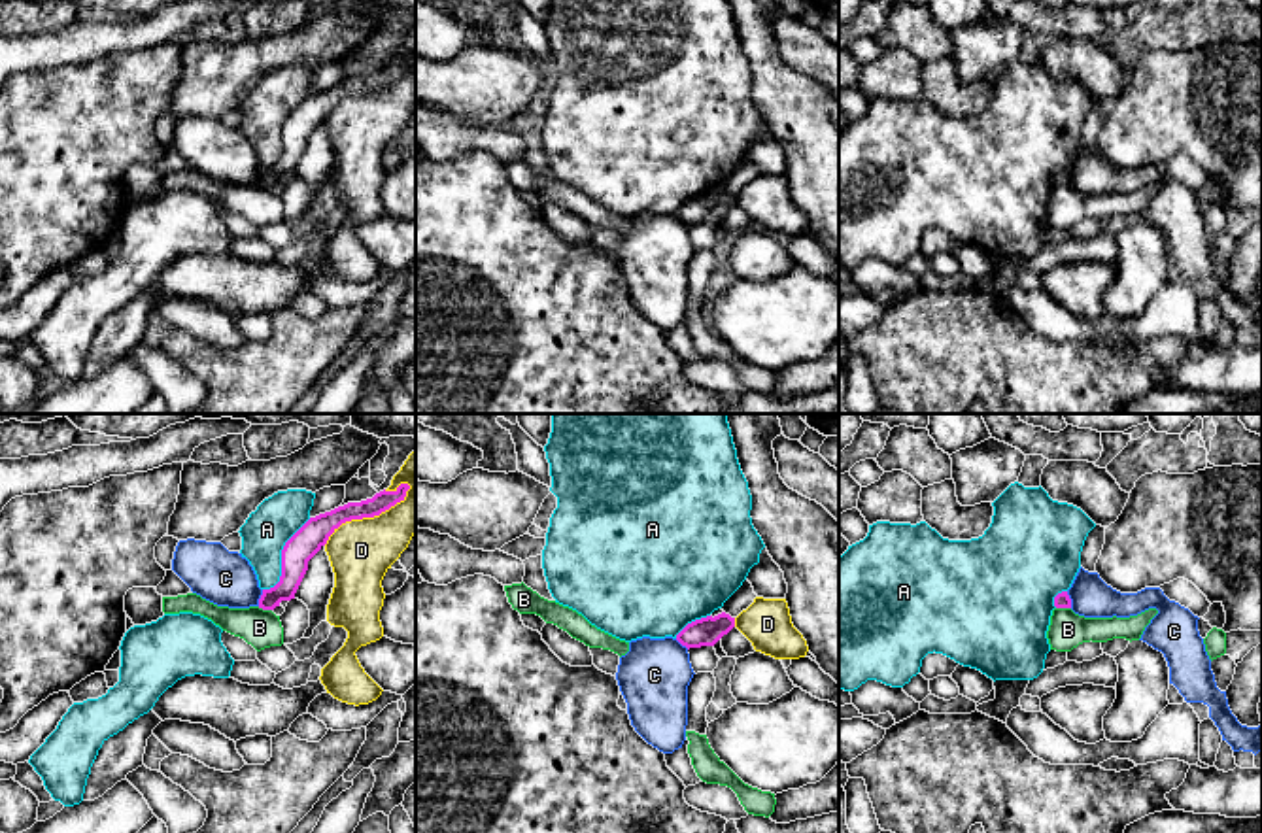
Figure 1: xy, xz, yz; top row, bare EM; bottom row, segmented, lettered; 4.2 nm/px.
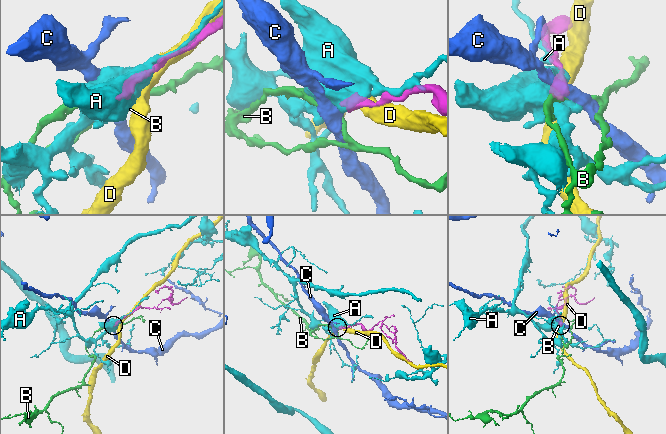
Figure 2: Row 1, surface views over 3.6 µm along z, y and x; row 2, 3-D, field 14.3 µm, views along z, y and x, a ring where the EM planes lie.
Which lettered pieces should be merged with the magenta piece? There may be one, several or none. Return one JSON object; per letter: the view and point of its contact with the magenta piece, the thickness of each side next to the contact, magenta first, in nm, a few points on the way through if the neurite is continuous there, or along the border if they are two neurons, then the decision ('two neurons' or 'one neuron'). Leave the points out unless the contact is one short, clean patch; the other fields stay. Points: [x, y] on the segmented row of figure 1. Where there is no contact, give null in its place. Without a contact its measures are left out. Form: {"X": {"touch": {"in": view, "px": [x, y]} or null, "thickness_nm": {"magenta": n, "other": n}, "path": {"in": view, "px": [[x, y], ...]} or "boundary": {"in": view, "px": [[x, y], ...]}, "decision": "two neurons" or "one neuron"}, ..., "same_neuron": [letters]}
{"A": {"touch": {"in": "xy", "px": [282, 558]}, "thickness_nm": {"magenta": 120, "other": 200}, "decision": "two neurons"}, "B": {"touch": {"in": "yz", "px": [1064, 607]}, "thickness_nm": {"magenta": 70, "other": 160}, "boundary": {"in": "yz", "px": [[1057, 607], [1070, 609]]}, "decision": "two neurons"}, "C": {"touch": {"in": "xy", "px": [261, 597]}, "thickness_nm": {"magenta": 120, "other": 240}, "boundary": {"in": "xy", "px": [[263, 590], [257, 605]]}, "decision": "two neurons"}, "D": {"touch": {"in": "xy", "px": [367, 516]}, "thickness_nm": {"magenta": 120, "other": 280}, "decision": "two neurons"}, "same_neuron": []}

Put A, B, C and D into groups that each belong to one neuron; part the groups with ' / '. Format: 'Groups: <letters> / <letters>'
Groups: A / B / C / D

